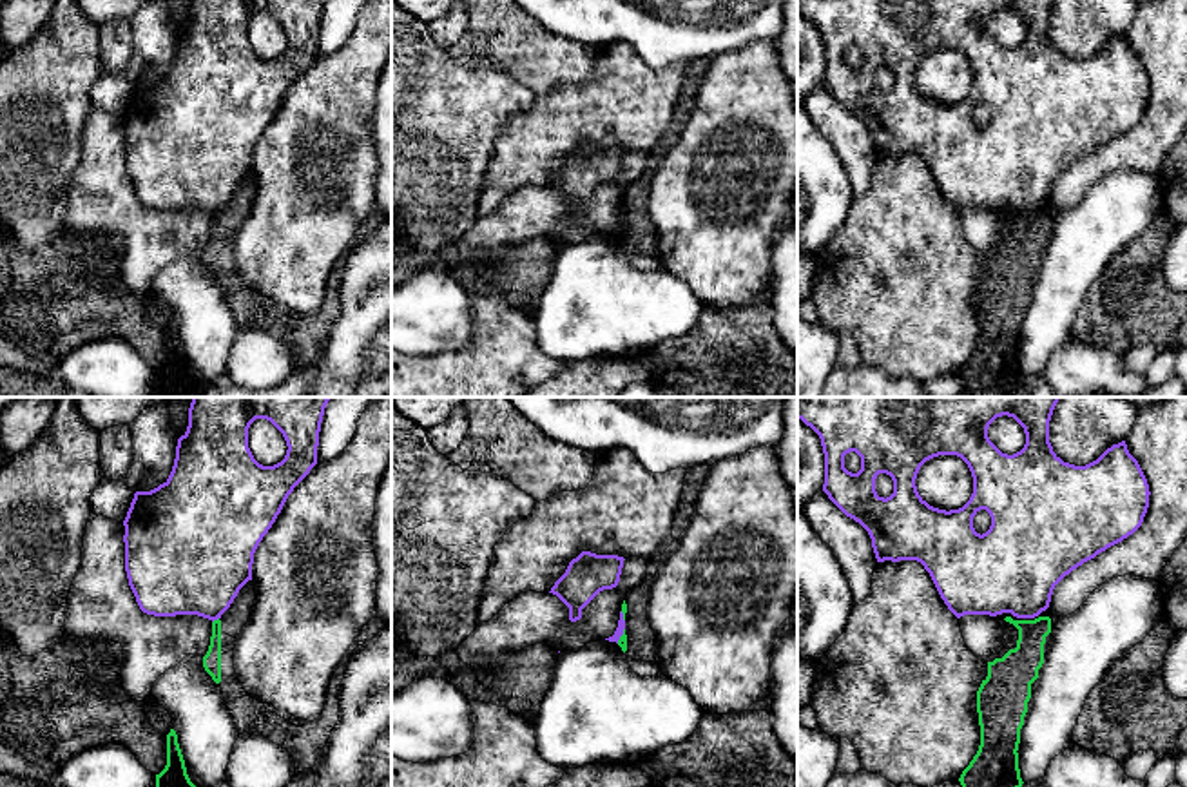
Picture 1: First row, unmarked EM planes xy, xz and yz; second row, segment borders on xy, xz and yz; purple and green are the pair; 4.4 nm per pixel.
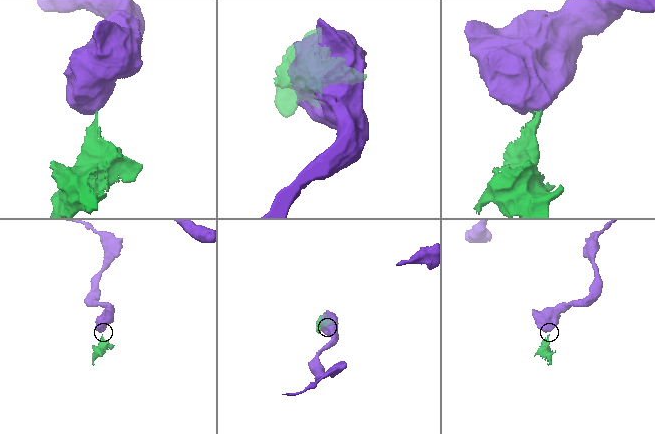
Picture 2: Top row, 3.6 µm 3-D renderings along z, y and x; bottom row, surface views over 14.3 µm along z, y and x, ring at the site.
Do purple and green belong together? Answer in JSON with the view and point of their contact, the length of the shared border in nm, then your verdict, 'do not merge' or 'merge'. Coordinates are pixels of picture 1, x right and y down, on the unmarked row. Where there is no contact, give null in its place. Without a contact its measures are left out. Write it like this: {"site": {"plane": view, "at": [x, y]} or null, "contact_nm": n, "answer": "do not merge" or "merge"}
{"site": {"plane": "xy", "at": [214, 213]}, "contact_nm": 40, "answer": "do not merge"}

